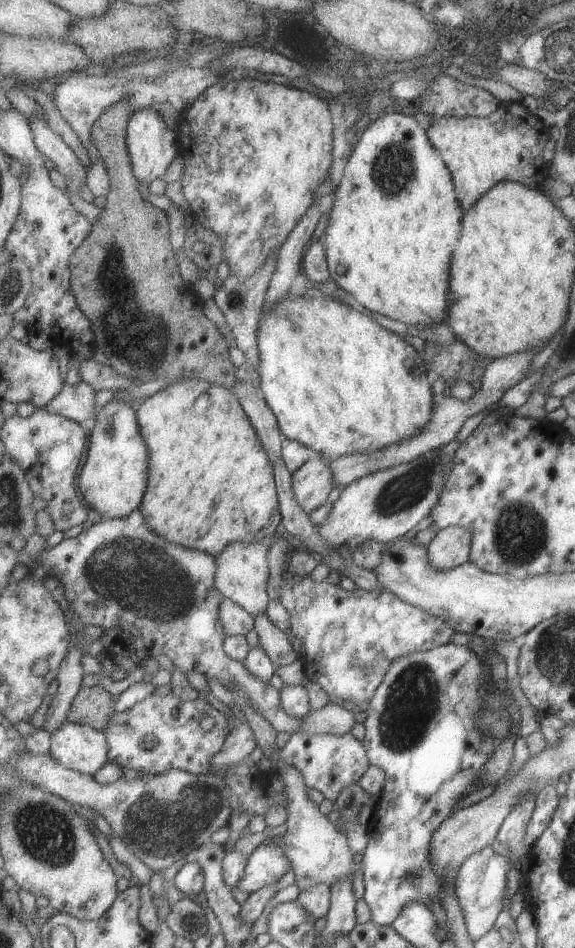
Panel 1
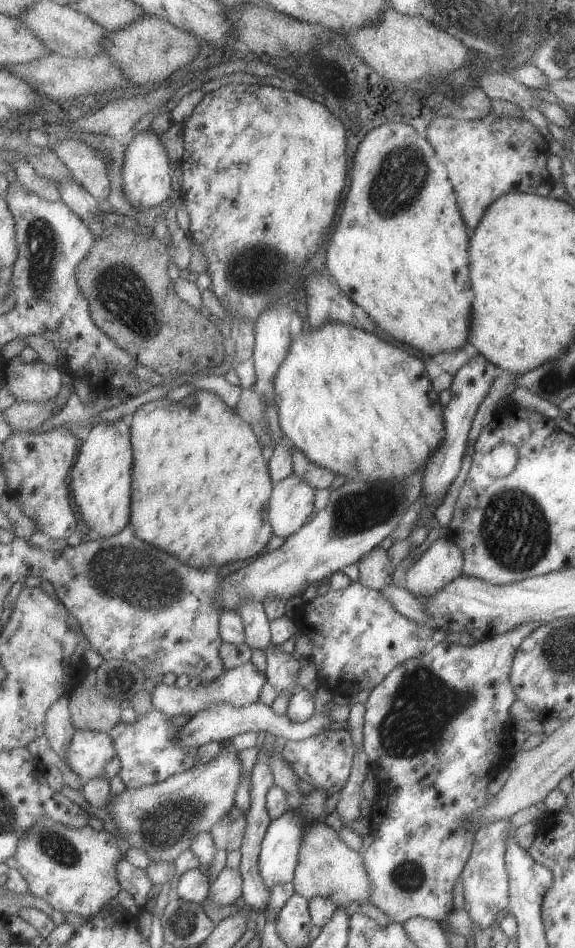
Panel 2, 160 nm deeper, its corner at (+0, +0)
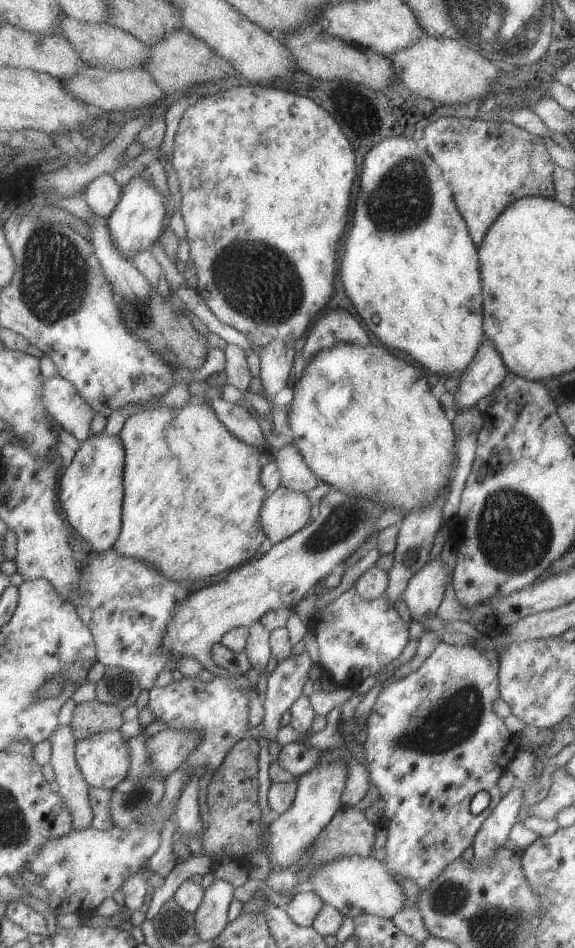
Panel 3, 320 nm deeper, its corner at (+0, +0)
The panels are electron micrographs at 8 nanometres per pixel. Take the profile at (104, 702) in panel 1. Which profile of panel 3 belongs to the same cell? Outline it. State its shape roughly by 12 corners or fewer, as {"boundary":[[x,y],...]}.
{"boundary":[[95,698],[75,706],[77,740],[118,731],[123,710]]}

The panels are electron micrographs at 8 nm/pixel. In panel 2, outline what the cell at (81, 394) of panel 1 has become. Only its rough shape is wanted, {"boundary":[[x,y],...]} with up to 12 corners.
{"boundary":[[55,399],[46,403],[17,401],[3,411],[15,429],[46,427],[55,412]]}

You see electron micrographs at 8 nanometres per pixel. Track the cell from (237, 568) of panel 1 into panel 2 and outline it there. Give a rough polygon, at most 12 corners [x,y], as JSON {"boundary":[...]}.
{"boundary":[[246,601],[246,643],[263,652],[272,646],[272,626],[264,604]]}

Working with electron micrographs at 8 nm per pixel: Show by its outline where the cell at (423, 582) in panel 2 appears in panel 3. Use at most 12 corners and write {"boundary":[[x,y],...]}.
{"boundary":[[438,558],[411,578],[413,620],[435,617],[453,576]]}

